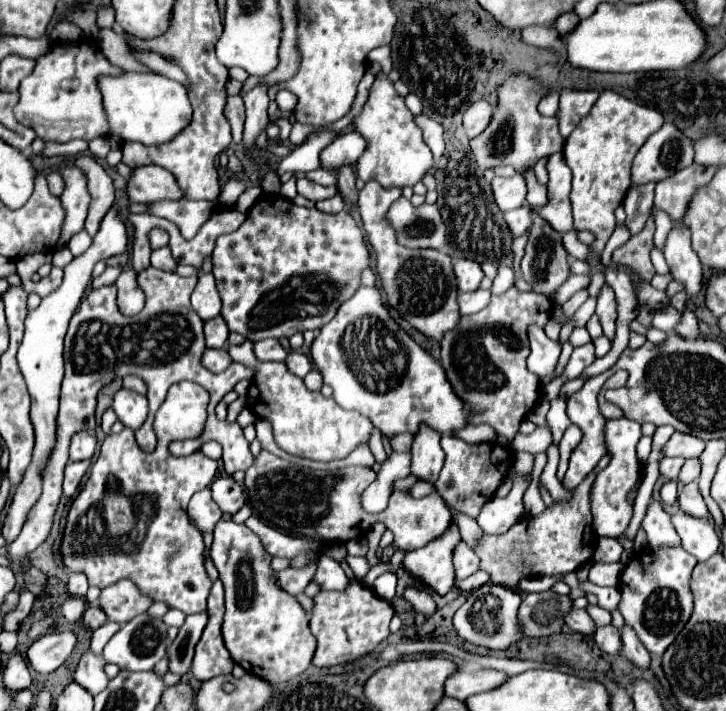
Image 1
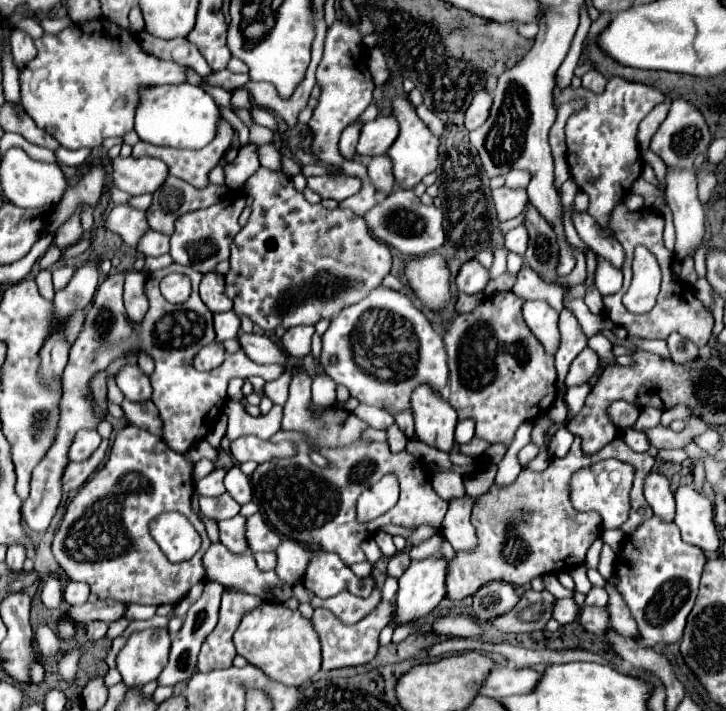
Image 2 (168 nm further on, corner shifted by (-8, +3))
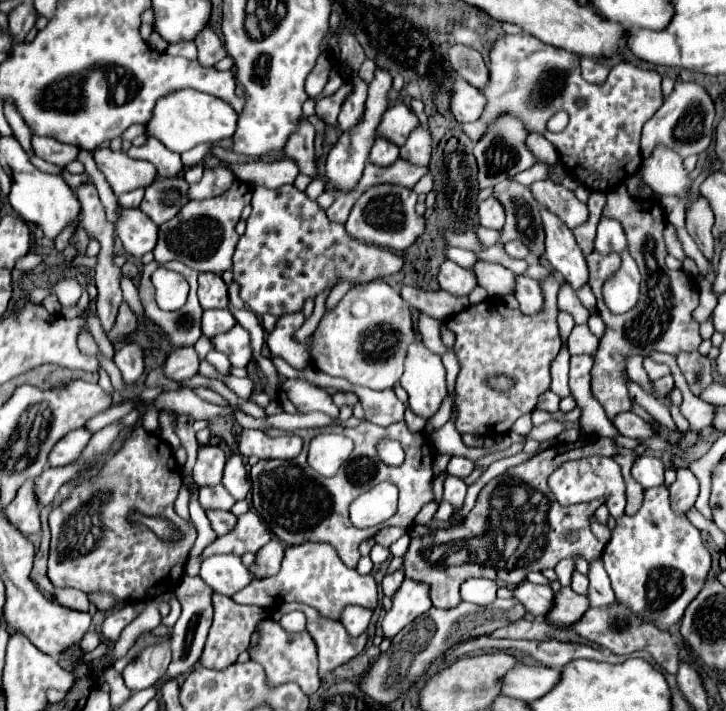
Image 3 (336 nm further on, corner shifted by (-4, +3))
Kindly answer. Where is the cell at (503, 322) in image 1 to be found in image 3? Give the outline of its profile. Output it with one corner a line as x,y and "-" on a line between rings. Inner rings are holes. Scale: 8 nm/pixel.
546,278
540,286
544,294
544,314
524,316
520,310
508,308
500,298
486,298
446,322
456,334
454,354
460,362
456,378
456,428
460,434
468,432
482,438
506,434
520,416
536,408
540,394
550,388
550,362
562,346
557,323
560,285
556,278
-
498,374
512,378
510,390
494,390
488,386
488,378

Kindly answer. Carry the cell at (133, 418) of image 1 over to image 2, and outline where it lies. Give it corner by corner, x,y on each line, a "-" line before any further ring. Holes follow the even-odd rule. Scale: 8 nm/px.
128,364
128,366
120,368
120,372
116,374
116,382
118,382
120,390
124,392
124,396
132,402
148,400
152,396
150,380
138,366

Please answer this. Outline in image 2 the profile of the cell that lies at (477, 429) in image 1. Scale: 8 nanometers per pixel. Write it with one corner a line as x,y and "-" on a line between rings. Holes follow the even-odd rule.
462,420
456,426
456,442
458,444
468,444
474,436
474,422
472,420

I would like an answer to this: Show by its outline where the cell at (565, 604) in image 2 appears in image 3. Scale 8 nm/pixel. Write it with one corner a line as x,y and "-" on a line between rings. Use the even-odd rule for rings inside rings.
524,580
514,588
514,596
526,606
532,620
544,620
554,606
554,592
550,586
536,586

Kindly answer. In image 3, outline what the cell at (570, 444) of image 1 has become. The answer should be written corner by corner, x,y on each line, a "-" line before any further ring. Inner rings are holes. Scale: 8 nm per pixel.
580,438
574,444
554,444
548,450
534,456
532,460
528,460
528,462
516,466
516,468
510,468
502,476
490,480
480,490
478,500
476,500
474,508
470,510
470,514
458,526
454,526
452,530
438,530
432,538
412,540
408,552
404,554
404,574
412,580
430,584
430,598
432,598
432,604
436,608
454,608
454,606
460,604
460,586
468,578
490,578
490,580
500,580
506,586
518,586
520,582
526,580
528,572
554,568
564,558
574,558
576,556
576,558
584,558
586,562
592,562
592,558
600,556
600,540
590,530
590,516
600,506
600,500
562,508
552,498
552,492
548,490
548,476
558,466
562,466
568,460
576,460
576,458
582,458
582,456
588,456
588,454
608,456
608,458
614,458
620,464
622,476
624,476
624,482
626,482
627,503
625,514
630,516
636,514
636,510
640,510
640,506
642,506
644,490
638,482
634,484
634,478
630,474
630,468
638,458
634,450
628,450
628,448
622,448
622,446
618,448
618,444
614,440
608,440
608,438
-
418,546
420,546
420,556
424,552
424,556
438,556
440,560
418,560
-
458,554
464,554
462,562
460,562
460,558
456,558

